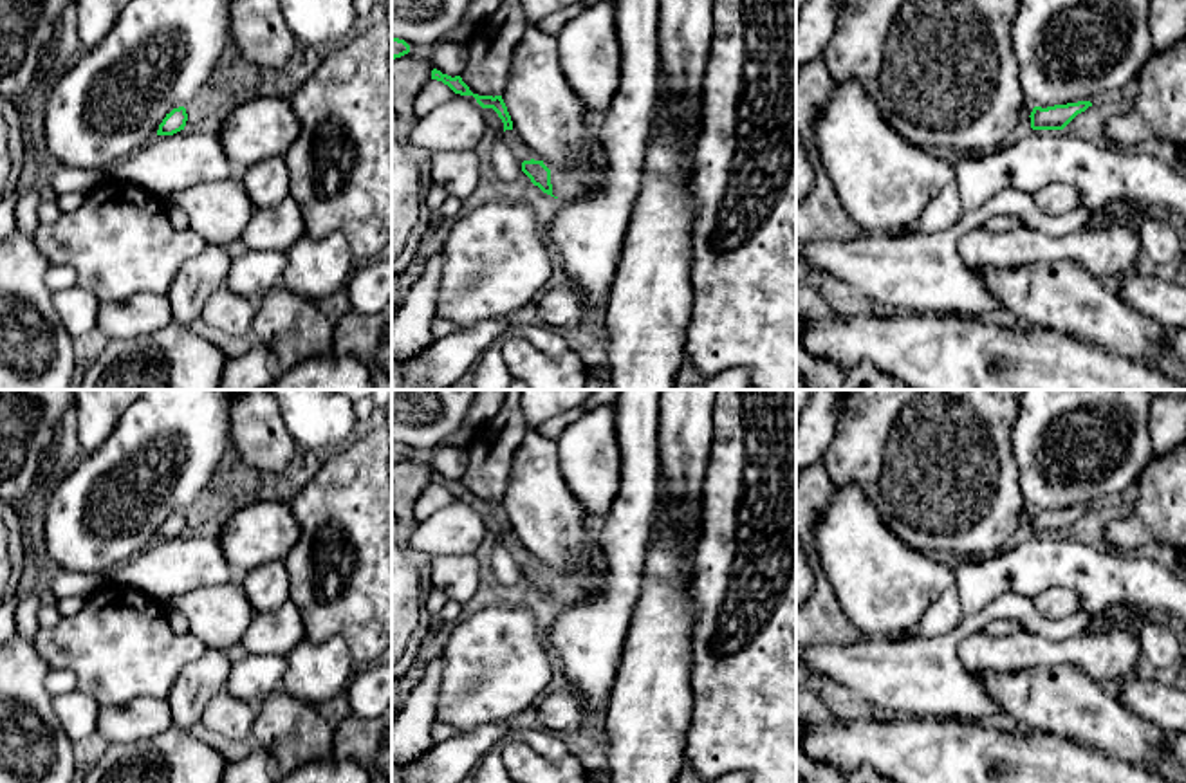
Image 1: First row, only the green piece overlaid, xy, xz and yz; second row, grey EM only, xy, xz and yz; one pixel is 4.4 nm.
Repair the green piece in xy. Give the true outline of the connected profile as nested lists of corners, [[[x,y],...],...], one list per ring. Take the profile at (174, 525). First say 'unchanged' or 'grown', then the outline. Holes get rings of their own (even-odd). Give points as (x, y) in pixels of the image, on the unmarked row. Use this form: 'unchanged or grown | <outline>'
unchanged | [[[184,511],[173,512],[159,529],[157,539],[173,539],[184,534],[188,518]]]

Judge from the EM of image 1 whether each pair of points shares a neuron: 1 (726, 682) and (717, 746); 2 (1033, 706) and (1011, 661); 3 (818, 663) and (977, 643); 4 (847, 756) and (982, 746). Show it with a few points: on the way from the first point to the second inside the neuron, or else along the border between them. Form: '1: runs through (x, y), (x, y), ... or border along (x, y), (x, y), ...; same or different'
1: runs through (726, 699), (726, 729); same
2: border along (1058, 664), (1017, 672), (975, 672); different
3: border along (982, 628), (957, 646), (970, 672); different
4: runs through (881, 749), (948, 749); same

